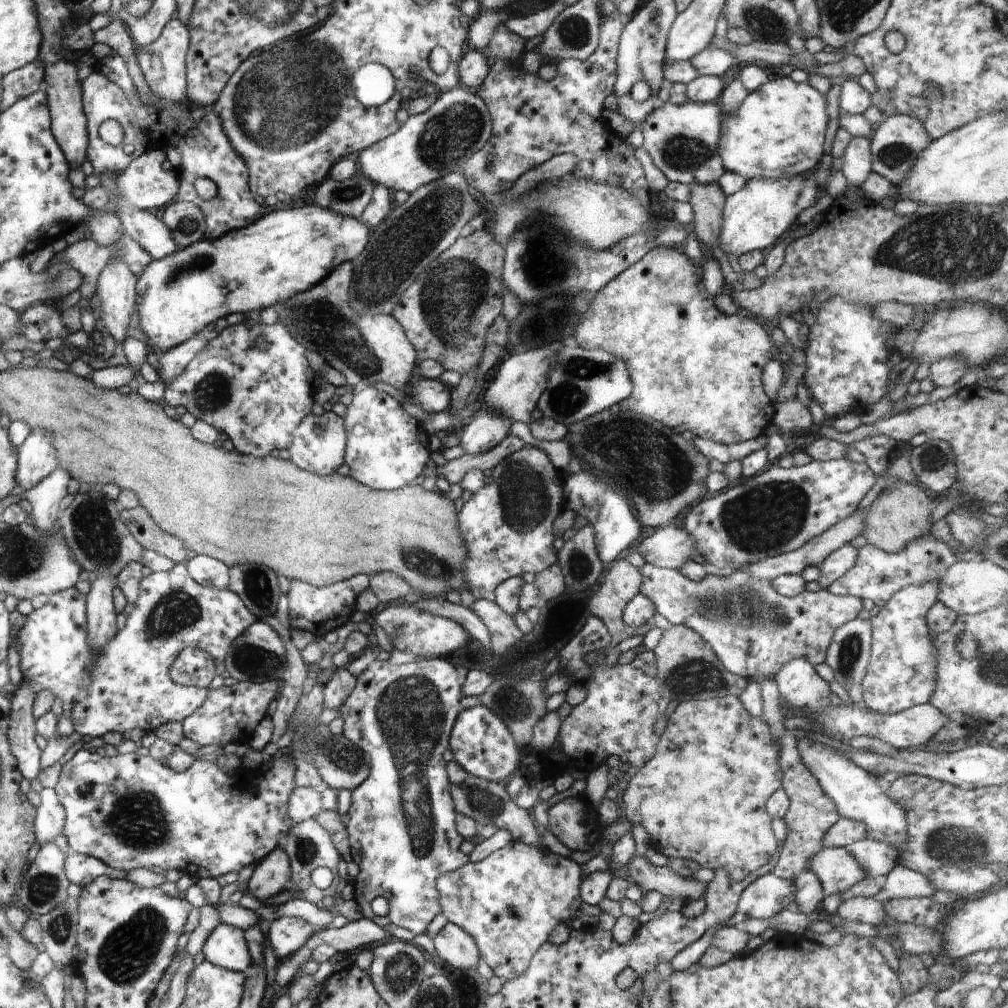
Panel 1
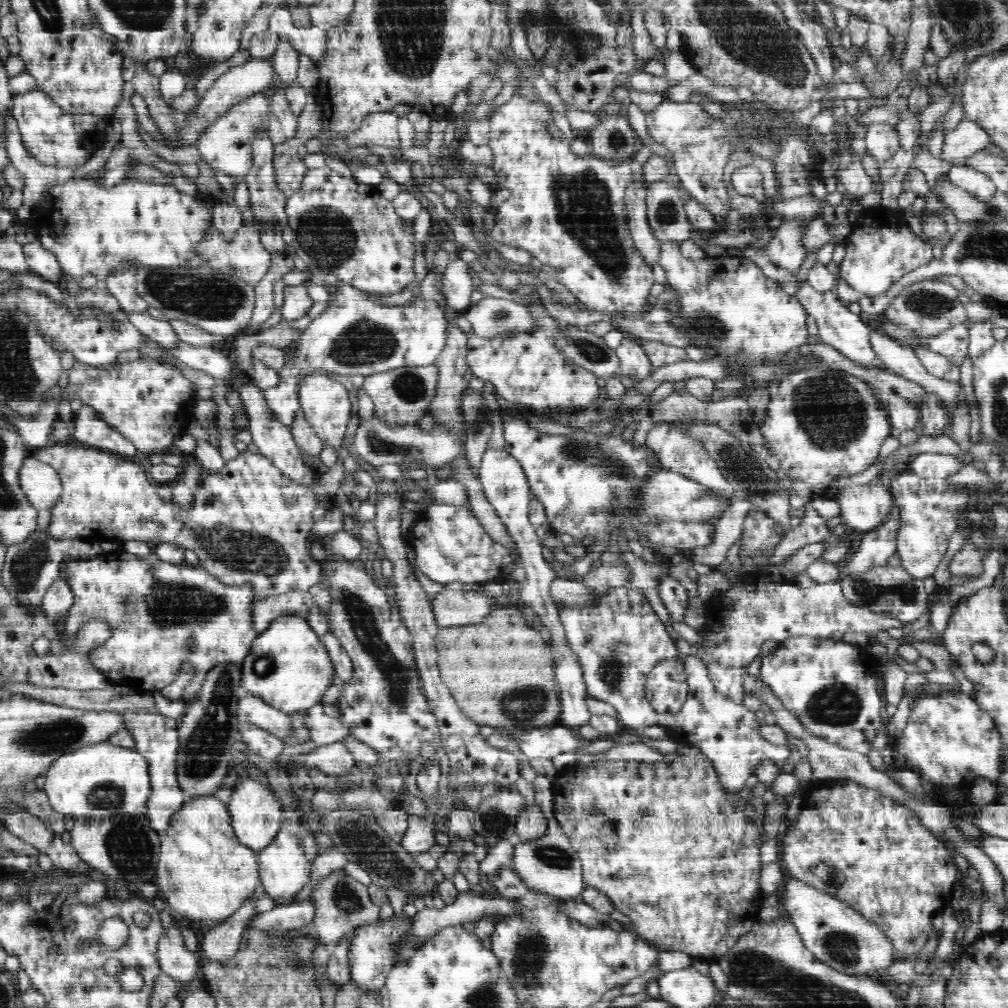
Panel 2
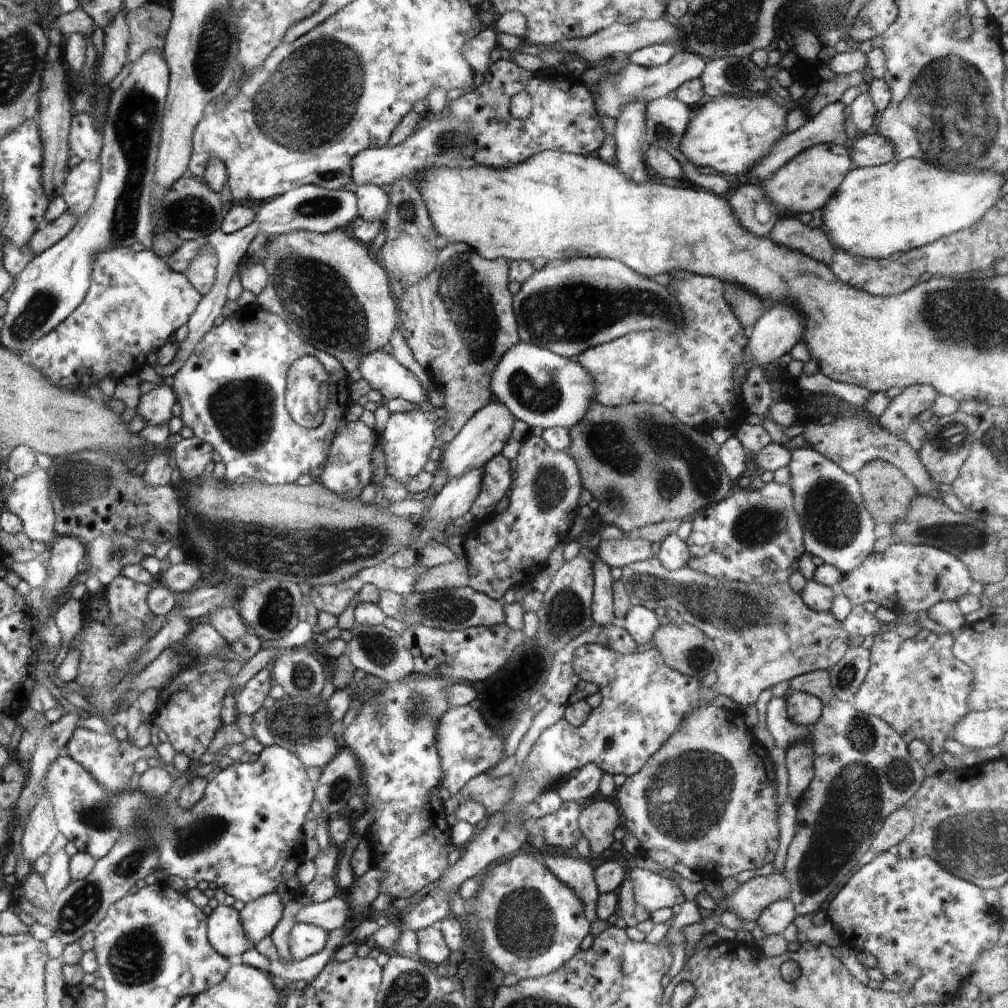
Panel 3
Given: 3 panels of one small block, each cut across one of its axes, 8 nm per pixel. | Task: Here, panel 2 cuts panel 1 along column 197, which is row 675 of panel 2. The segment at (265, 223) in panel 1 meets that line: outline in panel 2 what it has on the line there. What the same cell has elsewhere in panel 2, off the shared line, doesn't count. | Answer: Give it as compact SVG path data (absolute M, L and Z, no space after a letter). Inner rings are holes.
M282 615L275 618L264 632L257 634L253 640L250 654L242 664L242 690L240 694L258 696L266 705L270 704L290 714L291 712L305 711L321 703L322 697L330 686L333 686L335 669L320 636L310 627L308 620L296 615Z

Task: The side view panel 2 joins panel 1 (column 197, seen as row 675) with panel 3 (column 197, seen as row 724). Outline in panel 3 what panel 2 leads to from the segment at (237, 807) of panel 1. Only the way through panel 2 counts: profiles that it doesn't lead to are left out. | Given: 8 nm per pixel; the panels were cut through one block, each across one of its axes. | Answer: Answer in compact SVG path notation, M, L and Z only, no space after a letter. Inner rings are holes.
M266 746L256 762L242 764L237 761L222 769L214 780L208 782L202 798L190 810L184 810L176 800L164 802L162 796L148 798L136 788L122 794L112 794L70 756L62 756L54 761L45 778L45 788L48 788L48 798L52 802L58 832L67 842L73 842L78 851L88 854L96 861L110 854L122 832L132 830L138 818L150 818L152 824L148 828L148 834L158 850L158 866L167 875L184 880L194 879L197 883L214 882L226 895L244 903L276 892L282 898L282 905L285 905L292 898L301 895L302 887L297 882L296 870L305 860L306 838L302 826L306 814L311 810L315 785L308 778L306 767L286 748Z

